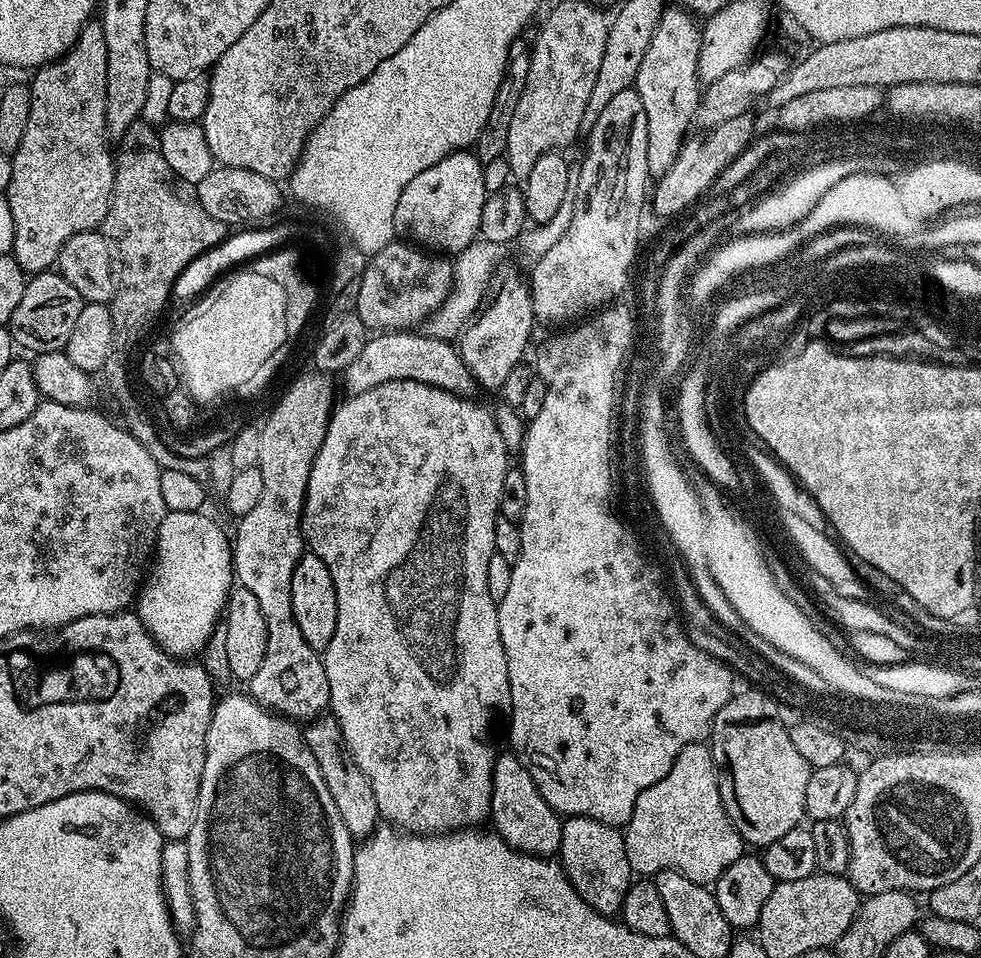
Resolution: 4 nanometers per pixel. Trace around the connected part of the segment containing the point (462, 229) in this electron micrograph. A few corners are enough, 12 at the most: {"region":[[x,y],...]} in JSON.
{"region":[[468,150],[410,178],[397,233],[437,254],[480,235],[484,165]]}

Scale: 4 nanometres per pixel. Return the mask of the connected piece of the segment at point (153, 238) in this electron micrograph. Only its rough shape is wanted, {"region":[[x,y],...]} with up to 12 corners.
{"region":[[143,119],[119,137],[102,225],[110,307],[136,332],[229,235]]}

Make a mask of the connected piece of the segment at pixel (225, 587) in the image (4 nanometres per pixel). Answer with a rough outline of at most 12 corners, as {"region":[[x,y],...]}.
{"region":[[165,511],[134,611],[196,658],[234,587],[230,536]]}

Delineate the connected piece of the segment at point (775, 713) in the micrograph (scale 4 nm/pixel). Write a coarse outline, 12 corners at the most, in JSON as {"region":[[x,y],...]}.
{"region":[[763,690],[718,710],[720,797],[749,845],[805,819],[812,768]]}

